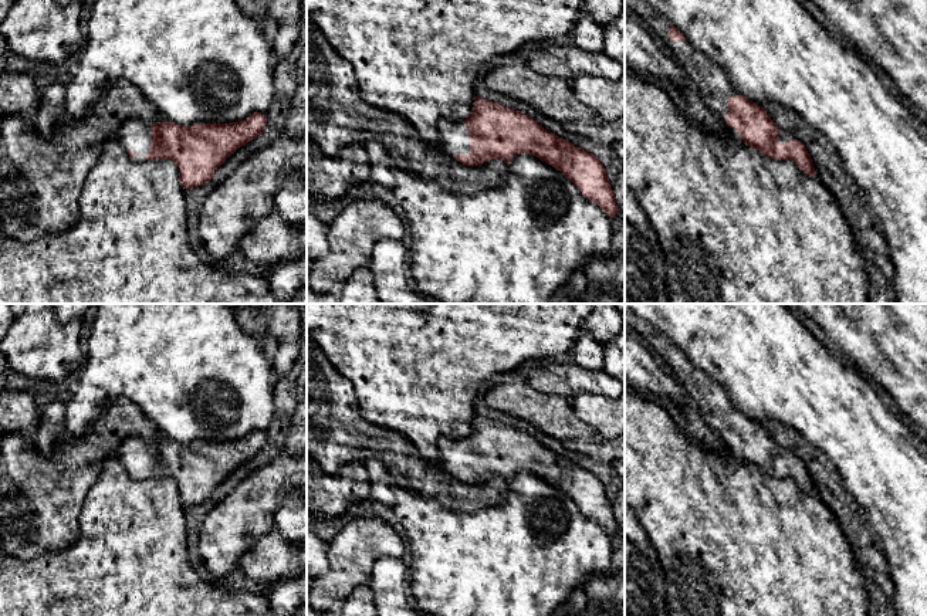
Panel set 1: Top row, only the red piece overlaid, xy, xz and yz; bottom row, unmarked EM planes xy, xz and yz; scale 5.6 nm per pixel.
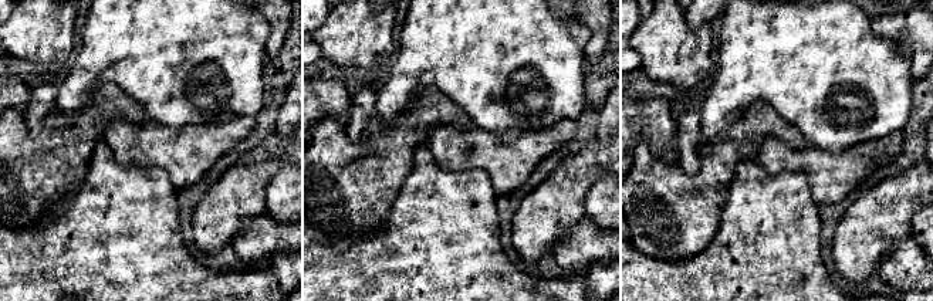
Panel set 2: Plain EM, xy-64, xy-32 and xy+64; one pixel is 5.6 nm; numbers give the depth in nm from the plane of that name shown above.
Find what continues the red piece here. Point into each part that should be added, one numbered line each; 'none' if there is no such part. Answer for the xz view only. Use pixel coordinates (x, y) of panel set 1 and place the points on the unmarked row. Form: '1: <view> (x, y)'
1: xz (453, 452)

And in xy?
1: xy (134, 453)

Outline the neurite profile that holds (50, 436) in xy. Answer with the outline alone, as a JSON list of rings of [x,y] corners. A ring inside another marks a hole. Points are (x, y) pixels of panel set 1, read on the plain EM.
[[[55,400],[40,410],[38,427],[33,434],[33,443],[44,457],[53,457],[67,449],[65,439],[65,403]]]

